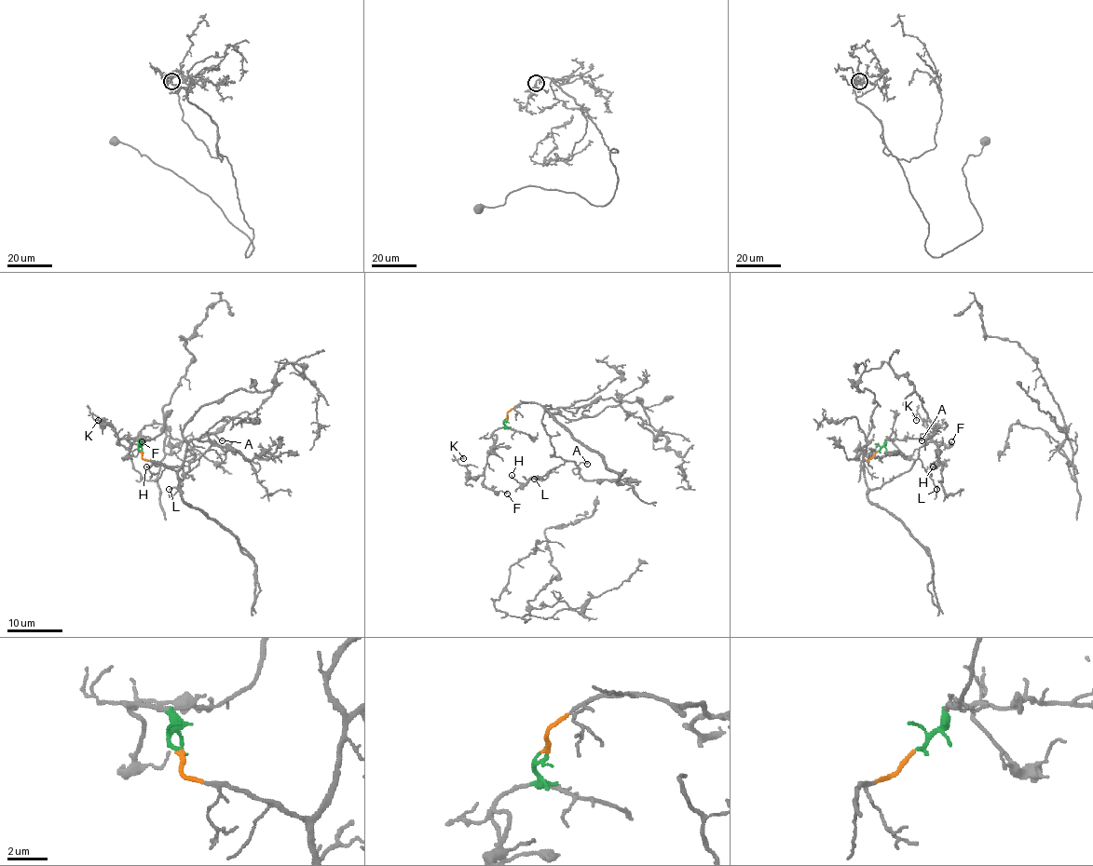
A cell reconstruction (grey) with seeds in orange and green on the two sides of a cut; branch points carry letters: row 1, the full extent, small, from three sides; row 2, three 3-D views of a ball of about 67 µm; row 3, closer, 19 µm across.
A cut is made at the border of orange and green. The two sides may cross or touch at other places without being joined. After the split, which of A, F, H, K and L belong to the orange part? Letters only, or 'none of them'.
A, H, L

